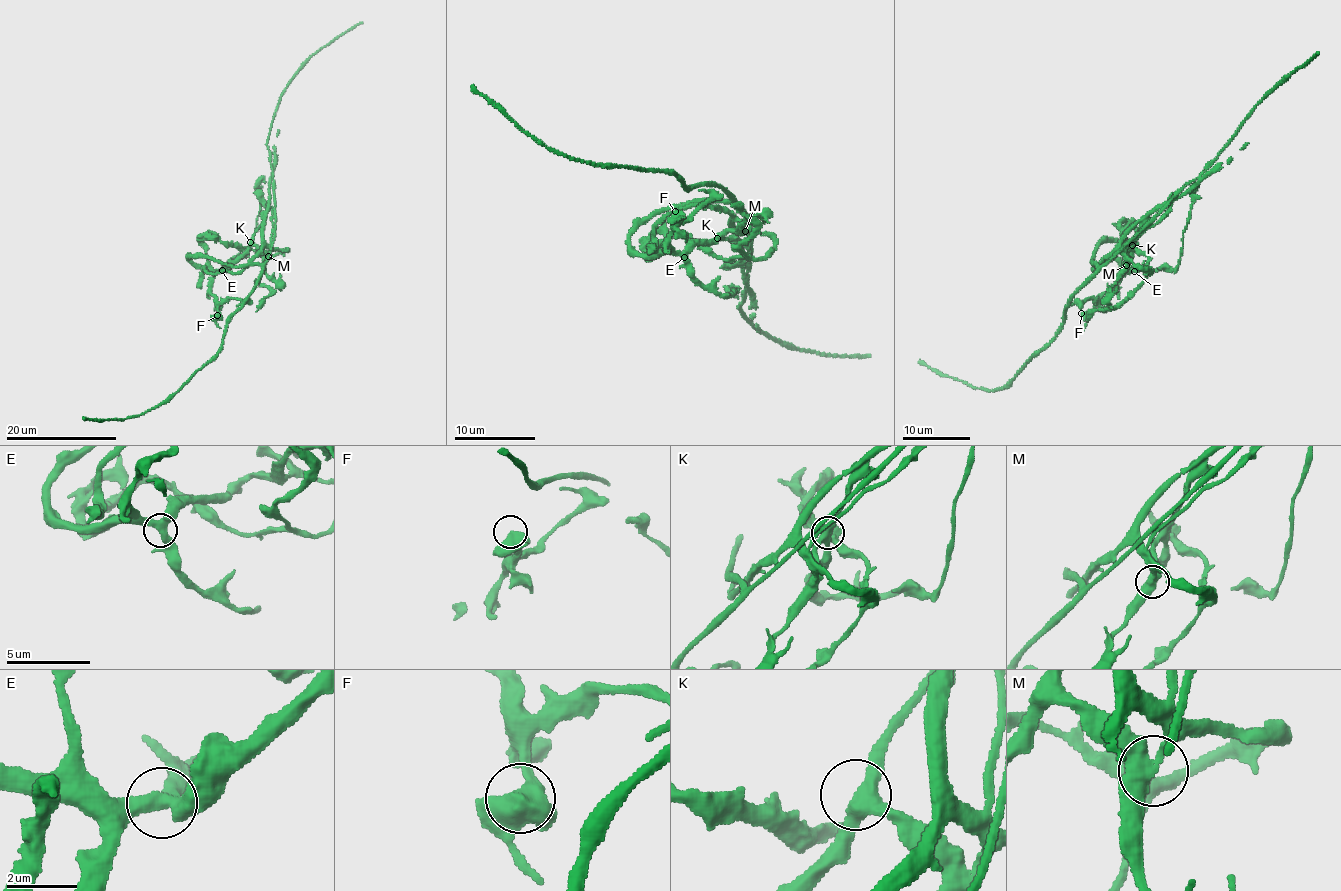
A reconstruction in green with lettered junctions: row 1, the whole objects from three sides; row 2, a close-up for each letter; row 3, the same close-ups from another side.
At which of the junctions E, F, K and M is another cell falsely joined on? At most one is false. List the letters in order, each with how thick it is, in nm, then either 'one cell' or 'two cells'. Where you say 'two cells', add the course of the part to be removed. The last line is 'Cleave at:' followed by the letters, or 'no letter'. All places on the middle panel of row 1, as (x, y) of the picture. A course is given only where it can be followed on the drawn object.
E: calibre 360 nm; one cell
F: calibre 420 nm; one cell
K: calibre 380 nm; one cell
M: calibre 400 nm; two cells; course (744, 231), (744, 225), (733, 218), (731, 229), (743, 257), (743, 277), (753, 296), (752, 316), (759, 331)
Cleave at: M

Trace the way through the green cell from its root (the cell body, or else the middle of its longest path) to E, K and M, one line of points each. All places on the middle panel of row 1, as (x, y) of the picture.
E: (742, 209), (747, 219), (743, 232), (728, 231), (716, 240), (693, 245), (684, 257)
K: (742, 209), (747, 219), (743, 232), (728, 231), (717, 238)
M: (742, 209), (747, 219), (744, 231)

